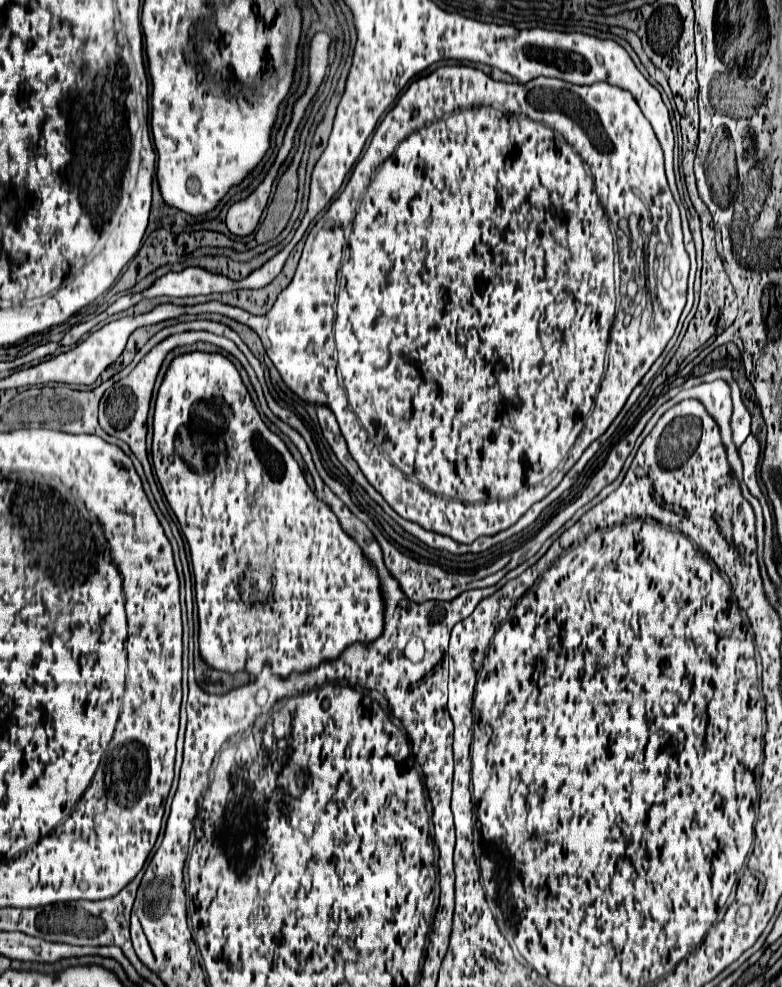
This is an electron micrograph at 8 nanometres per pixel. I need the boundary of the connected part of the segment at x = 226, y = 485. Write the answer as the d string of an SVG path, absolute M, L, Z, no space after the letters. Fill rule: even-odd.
M187 352L179 354L177 358L171 360L169 370L163 376L157 402L155 402L155 416L153 416L153 441L152 459L155 466L155 474L161 482L163 494L177 518L180 530L189 544L191 550L191 562L193 562L193 574L195 574L195 601L198 609L199 619L199 652L201 658L207 666L227 672L227 674L237 674L237 672L247 672L251 680L255 680L263 666L271 666L271 672L281 678L289 678L293 672L303 674L309 670L315 670L321 662L335 660L341 656L345 648L349 648L355 642L361 644L371 644L385 628L385 600L381 596L381 580L377 574L377 568L365 560L365 554L361 552L361 546L349 538L349 534L341 528L337 522L337 516L333 510L323 500L317 500L317 494L309 488L305 482L303 470L299 468L297 460L291 456L287 444L269 430L269 426L261 420L255 402L251 400L239 370L233 366L229 358L217 352ZM247 576L247 594L245 598L239 596L239 584ZM257 588L261 592L273 590L273 604L271 610L263 610L261 606L251 606L247 608L245 604L251 598L251 590Z

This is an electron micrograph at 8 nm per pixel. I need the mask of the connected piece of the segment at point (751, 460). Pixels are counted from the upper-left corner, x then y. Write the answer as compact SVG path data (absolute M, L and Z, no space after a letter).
M749 436L741 448L739 448L739 458L743 462L743 482L747 484L749 492L759 498L759 502L765 502L761 488L757 484L757 458L759 458L759 442L755 436Z

